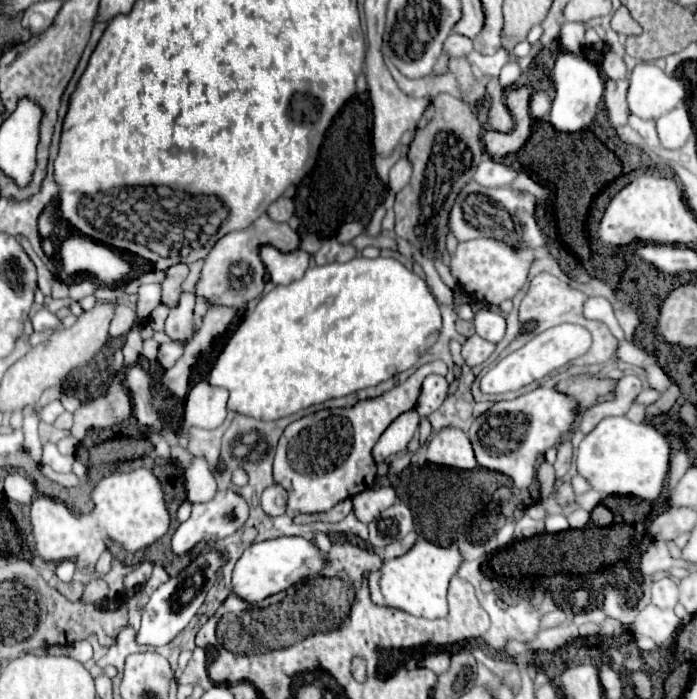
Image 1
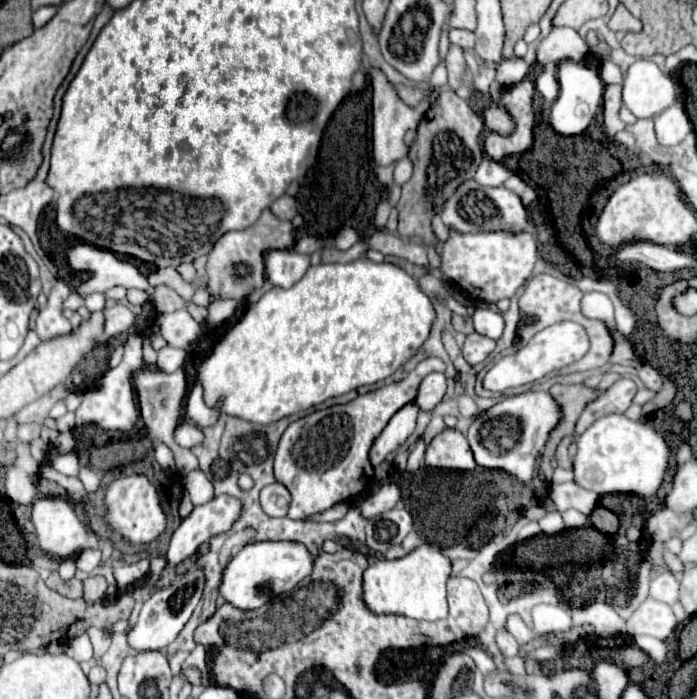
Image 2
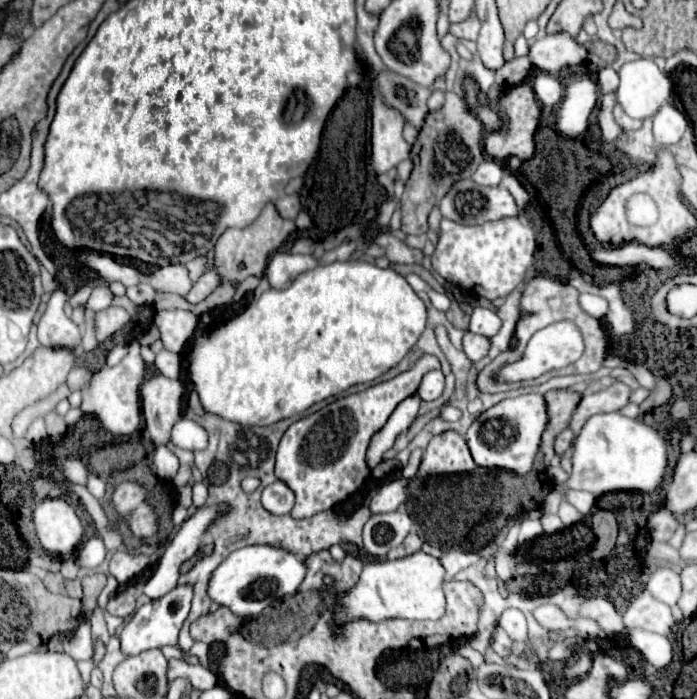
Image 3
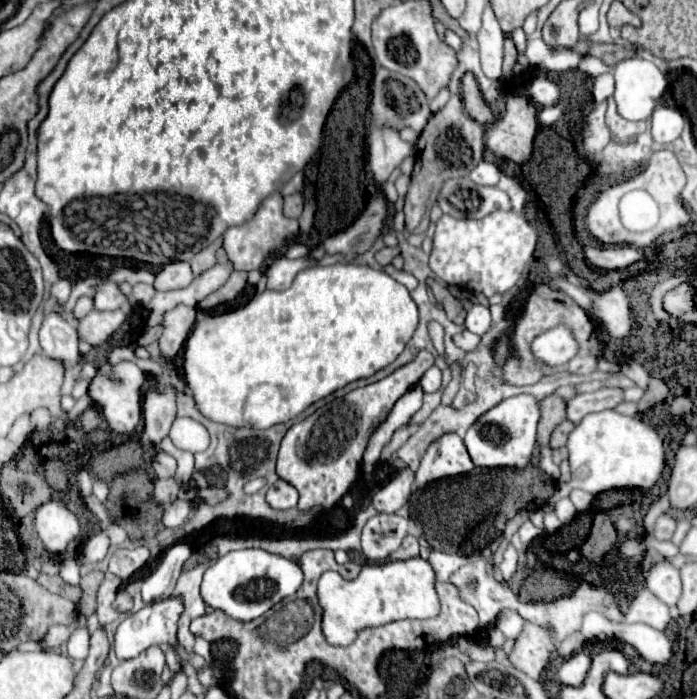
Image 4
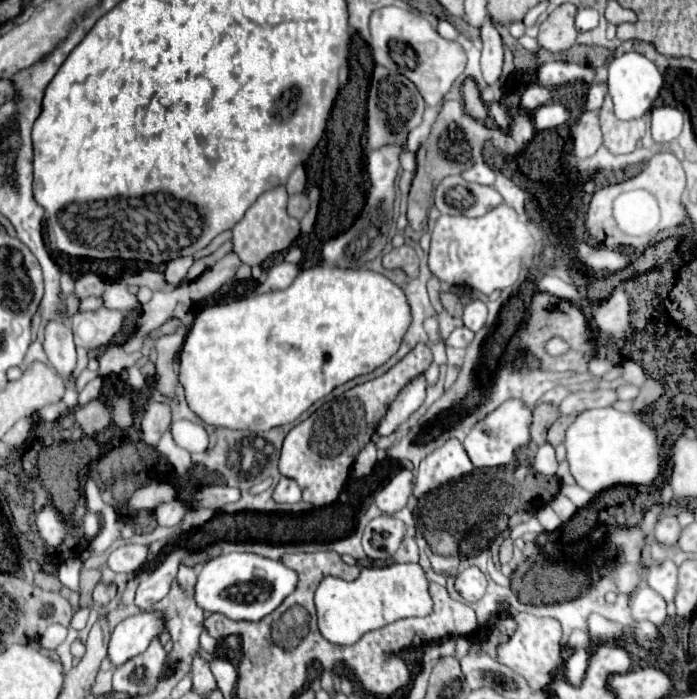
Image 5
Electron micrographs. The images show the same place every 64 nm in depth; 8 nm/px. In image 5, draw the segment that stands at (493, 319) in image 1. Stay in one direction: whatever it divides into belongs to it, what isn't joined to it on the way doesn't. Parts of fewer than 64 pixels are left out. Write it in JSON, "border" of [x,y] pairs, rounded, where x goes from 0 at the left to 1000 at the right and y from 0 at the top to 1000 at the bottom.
{"border":[[[680,429],[680,432],[674,432],[674,435],[666,438],[663,461],[666,461],[666,466],[671,466],[674,472],[686,475],[686,472],[694,466],[694,461],[697,461],[697,449],[700,449],[697,435],[689,432],[689,429]]]}

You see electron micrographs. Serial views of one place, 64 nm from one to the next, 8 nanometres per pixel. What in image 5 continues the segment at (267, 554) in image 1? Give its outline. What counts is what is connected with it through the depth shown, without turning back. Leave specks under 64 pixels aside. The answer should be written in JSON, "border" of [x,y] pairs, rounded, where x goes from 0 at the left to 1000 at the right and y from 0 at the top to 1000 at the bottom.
{"border":[[[333,790],[304,798],[287,813],[278,835],[278,858],[293,876],[316,876],[333,887],[376,887],[422,847],[425,835],[425,818],[402,807],[402,801]]]}

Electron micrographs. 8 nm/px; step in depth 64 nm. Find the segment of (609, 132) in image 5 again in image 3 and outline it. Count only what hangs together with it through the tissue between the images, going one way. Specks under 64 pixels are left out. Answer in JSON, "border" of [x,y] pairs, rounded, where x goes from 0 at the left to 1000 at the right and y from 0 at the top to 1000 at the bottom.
{"border":[[[884,149],[881,152],[881,172],[887,175],[887,180],[898,189],[898,186],[912,186],[912,183],[918,183],[921,180],[921,175],[918,172],[907,172],[907,169],[901,169],[901,166],[895,166],[895,160],[890,160],[890,152]]]}

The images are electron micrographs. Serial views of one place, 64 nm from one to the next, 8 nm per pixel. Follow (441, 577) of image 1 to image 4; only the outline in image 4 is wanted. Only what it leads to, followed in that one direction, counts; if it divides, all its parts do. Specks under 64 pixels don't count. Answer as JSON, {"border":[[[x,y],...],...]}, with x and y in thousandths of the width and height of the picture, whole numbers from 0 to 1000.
{"border":[[[605,798],[554,804],[548,810],[525,807],[508,830],[494,830],[482,818],[468,818],[456,833],[456,864],[462,870],[462,907],[479,924],[505,921],[522,898],[580,884],[620,884],[631,876],[631,858],[623,844],[623,818]]]}

